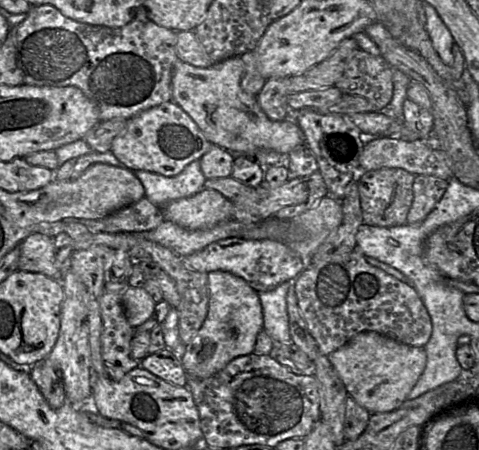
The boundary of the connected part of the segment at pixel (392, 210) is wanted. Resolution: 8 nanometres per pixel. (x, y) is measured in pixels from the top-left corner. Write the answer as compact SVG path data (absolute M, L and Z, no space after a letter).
M381 168L364 174L358 183L363 222L378 227L407 224L407 216L414 199L415 178L416 175L402 168Z

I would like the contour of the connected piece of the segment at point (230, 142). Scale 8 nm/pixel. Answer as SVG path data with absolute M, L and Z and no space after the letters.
M241 56L228 58L206 68L196 67L178 59L172 73L172 100L192 118L212 144L234 155L252 157L258 150L273 150L289 155L294 149L305 145L303 131L295 119L289 117L282 121L271 120L260 108L257 97L242 88L244 73L245 64Z

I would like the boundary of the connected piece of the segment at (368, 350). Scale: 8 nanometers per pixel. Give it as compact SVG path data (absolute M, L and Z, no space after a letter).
M364 331L358 333L346 345L335 350L334 352L330 353L327 356L332 365L334 366L334 368L336 369L341 380L343 381L348 392L348 396L352 396L359 405L366 408L370 413L384 413L399 409L403 405L403 403L408 399L408 395L410 394L412 389L416 386L427 364L427 353L425 347L407 345L375 331Z

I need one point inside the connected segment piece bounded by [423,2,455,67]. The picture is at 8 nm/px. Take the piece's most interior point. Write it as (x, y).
(441, 38)

